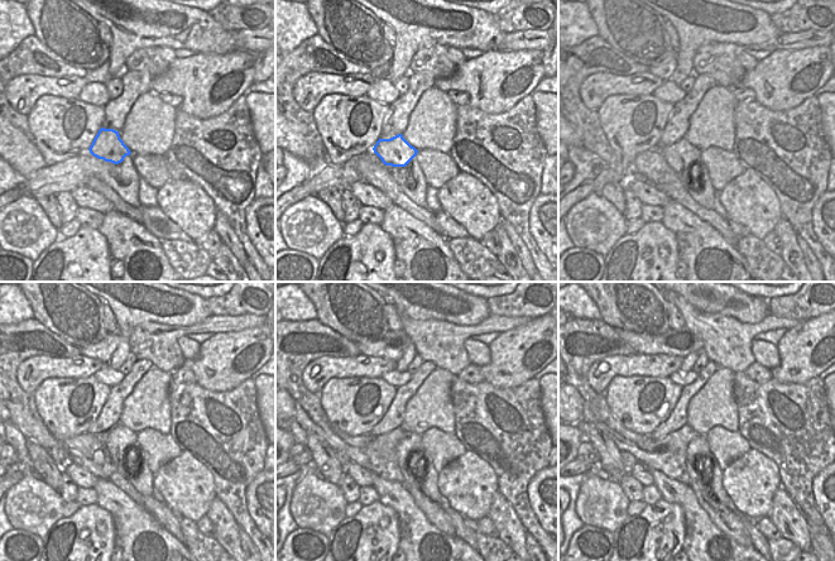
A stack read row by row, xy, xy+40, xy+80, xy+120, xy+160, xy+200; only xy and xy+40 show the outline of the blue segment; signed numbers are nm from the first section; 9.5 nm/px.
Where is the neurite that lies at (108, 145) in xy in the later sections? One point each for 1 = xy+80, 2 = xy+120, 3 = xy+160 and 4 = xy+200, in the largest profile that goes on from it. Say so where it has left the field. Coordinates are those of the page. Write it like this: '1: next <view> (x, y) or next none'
1: next xy+80 (680, 156)
2: next xy+120 (120, 439)
3: next xy+160 (411, 441)
4: next xy+200 (728, 522)

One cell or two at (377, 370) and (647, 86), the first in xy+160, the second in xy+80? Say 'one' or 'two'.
one

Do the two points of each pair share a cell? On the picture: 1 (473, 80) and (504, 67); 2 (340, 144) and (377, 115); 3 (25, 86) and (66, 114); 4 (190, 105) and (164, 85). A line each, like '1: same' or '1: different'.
1: same
2: same
3: different
4: same

